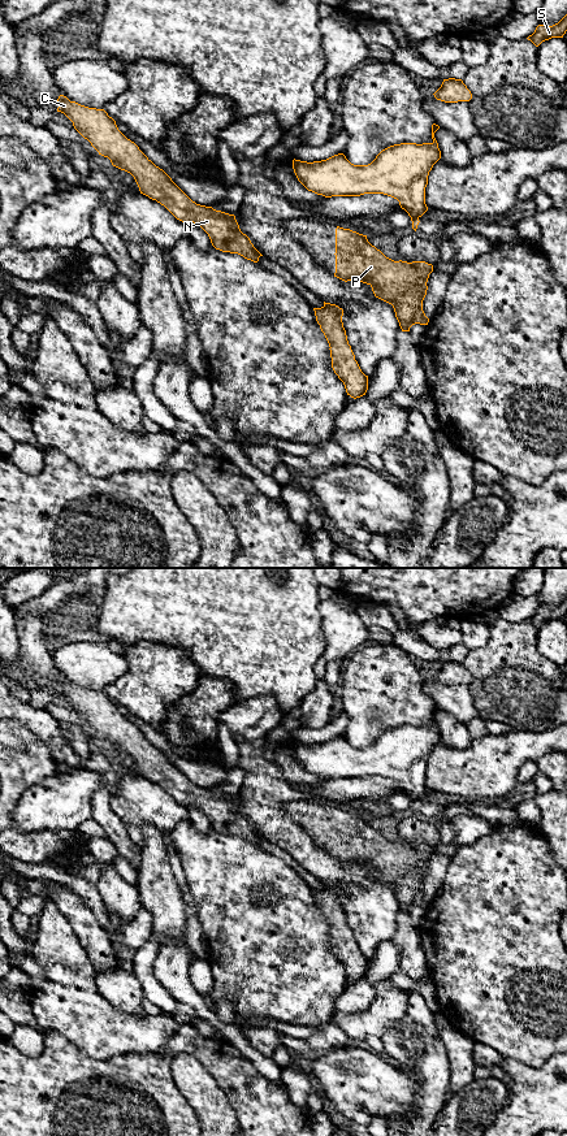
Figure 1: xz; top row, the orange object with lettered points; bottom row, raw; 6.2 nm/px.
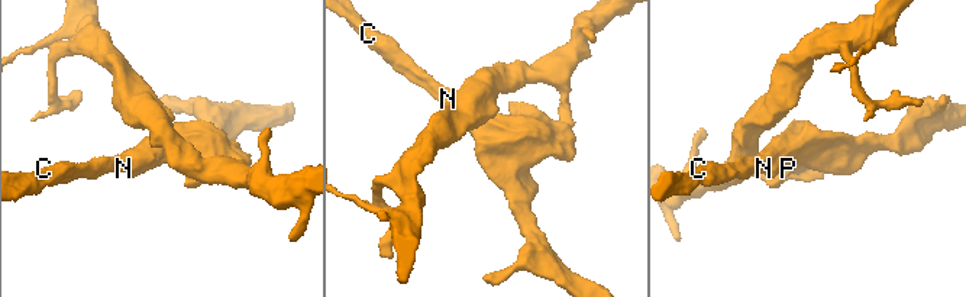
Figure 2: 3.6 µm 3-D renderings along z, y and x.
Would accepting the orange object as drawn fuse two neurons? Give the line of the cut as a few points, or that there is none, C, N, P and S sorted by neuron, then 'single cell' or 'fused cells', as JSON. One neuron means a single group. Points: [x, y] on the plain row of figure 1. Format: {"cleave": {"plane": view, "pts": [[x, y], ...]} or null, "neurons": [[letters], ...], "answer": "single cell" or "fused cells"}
{"cleave": {"plane": "xz", "pts": [[415, 874], [420, 879], [420, 889], [408, 909]]}, "neurons": [["C", "N", "P"], ["S"]], "answer": "fused cells"}

